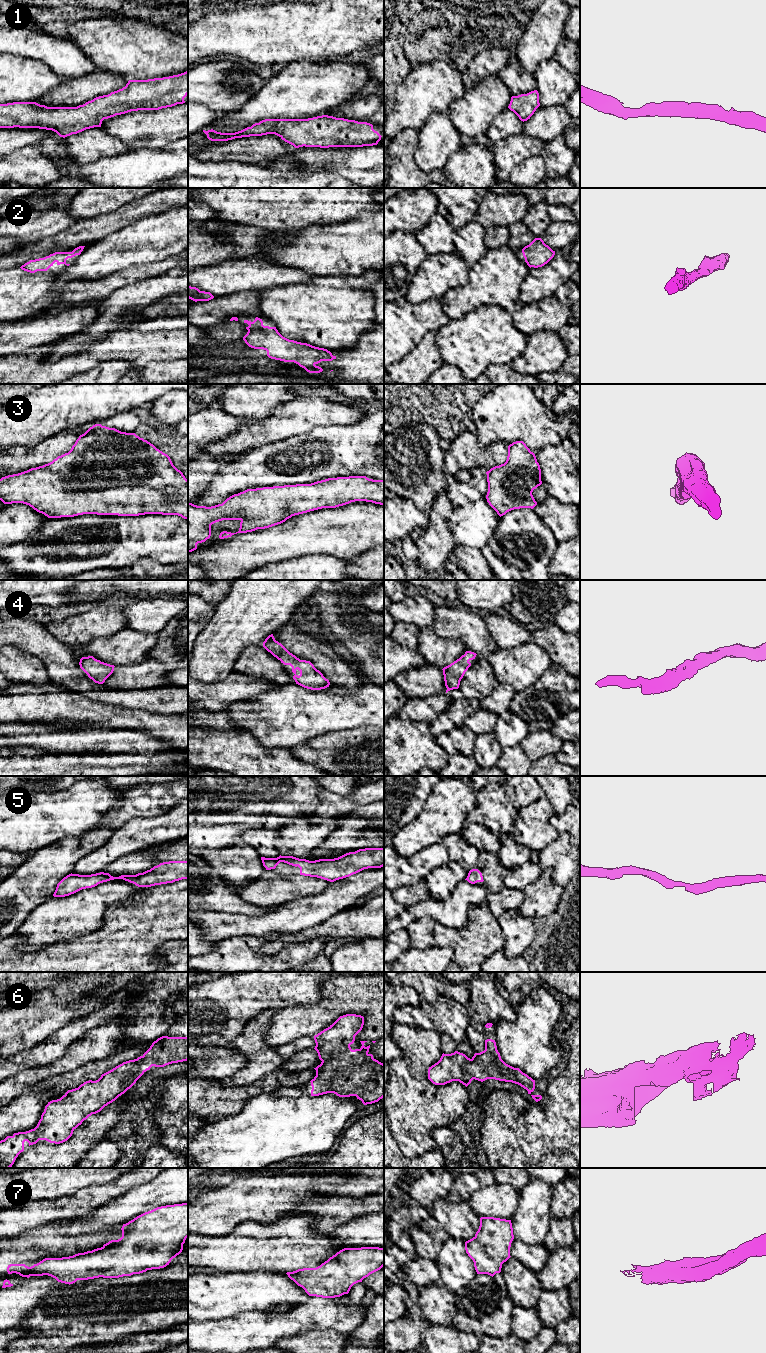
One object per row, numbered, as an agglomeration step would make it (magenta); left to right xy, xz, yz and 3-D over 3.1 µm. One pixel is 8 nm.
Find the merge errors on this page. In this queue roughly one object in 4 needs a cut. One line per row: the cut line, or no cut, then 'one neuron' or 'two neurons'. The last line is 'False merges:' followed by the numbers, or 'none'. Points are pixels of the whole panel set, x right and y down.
1: cut none; one neuron
2: cut none; one neuron
3: cut none; one neuron
4: cut none; one neuron
5: cut none; one neuron
6: cut none; one neuron
7: cut none; one neuron
False merges: none

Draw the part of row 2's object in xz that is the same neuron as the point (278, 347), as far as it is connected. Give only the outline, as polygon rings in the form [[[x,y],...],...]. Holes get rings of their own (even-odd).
[[[258,317],[253,322],[244,320],[244,323],[249,325],[243,337],[245,343],[251,348],[266,350],[271,359],[294,362],[309,373],[322,372],[323,369],[317,365],[321,361],[336,359],[327,349],[283,337],[276,327],[264,326]]]

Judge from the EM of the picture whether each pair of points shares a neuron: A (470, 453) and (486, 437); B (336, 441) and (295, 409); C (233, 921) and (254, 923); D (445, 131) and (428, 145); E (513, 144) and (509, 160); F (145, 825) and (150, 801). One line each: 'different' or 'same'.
A: different
B: different
C: same
D: same
E: same
F: different

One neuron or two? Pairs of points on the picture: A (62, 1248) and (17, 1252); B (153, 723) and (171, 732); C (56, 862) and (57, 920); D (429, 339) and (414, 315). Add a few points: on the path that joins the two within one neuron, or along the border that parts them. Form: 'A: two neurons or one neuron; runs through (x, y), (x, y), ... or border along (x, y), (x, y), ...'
A: one neuron; runs through (51, 1248), (28, 1248)
B: one neuron; runs through (157, 725), (167, 728)
C: two neurons; border along (52, 895), (32, 909)
D: two neurons; border along (430, 331), (410, 351)

